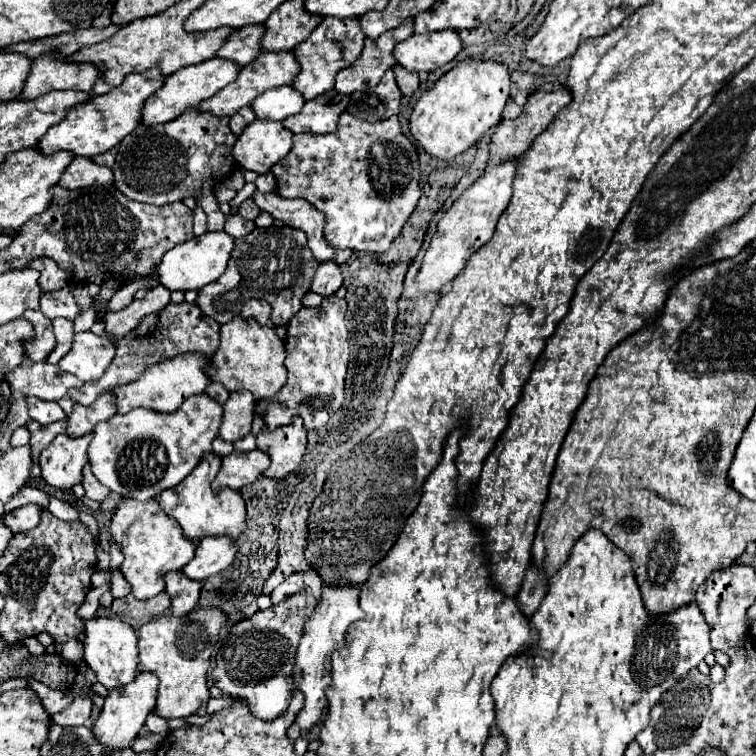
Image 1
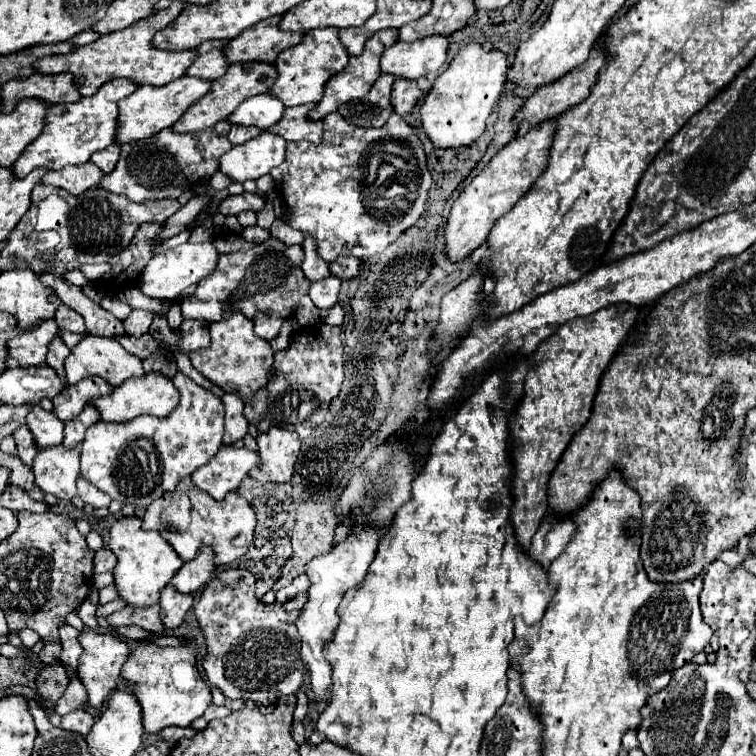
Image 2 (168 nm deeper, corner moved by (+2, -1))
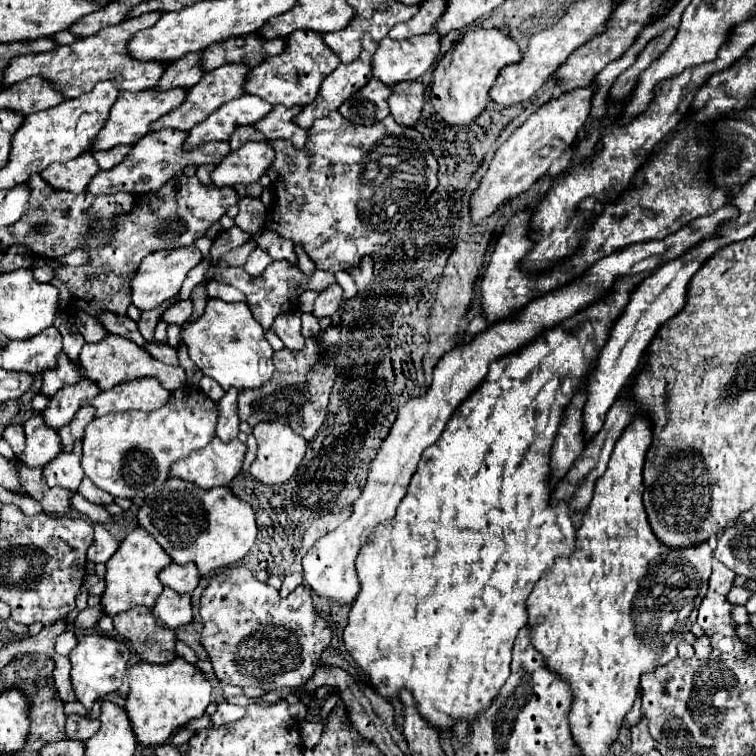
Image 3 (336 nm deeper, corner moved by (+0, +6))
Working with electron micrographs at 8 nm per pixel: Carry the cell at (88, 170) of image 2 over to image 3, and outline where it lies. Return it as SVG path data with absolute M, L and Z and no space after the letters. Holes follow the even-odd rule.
M87 152L71 162L47 166L47 170L43 170L41 178L55 190L67 190L67 192L81 194L81 192L85 192L89 180L97 172L99 172L99 166L95 164L93 154Z

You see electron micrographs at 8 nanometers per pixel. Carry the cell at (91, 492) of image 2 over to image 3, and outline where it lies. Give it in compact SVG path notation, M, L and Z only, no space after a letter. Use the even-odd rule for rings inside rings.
M83 478L83 482L81 482L81 486L79 486L77 492L79 492L83 498L87 498L89 502L93 502L93 504L107 506L107 504L113 504L113 502L115 502L115 498L113 498L111 494L107 494L107 492L101 490L101 488L97 488L89 478Z

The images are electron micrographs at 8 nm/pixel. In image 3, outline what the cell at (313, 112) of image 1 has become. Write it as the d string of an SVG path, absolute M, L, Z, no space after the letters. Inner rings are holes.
M275 106L271 110L271 114L267 114L267 118L261 118L253 126L259 132L263 132L267 136L267 140L283 138L283 140L289 140L295 148L303 148L303 144L307 142L307 130L293 124L293 116L299 112L301 112L299 106L293 106L293 108Z

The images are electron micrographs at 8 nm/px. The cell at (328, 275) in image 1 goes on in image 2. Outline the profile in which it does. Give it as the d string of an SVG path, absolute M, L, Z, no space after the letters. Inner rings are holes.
M325 277L321 281L313 281L309 287L309 297L319 309L329 309L337 303L337 293L339 293L341 279L339 277Z

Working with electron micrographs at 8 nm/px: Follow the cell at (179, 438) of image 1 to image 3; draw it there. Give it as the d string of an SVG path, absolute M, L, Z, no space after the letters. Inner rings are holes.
M191 386L171 392L165 406L155 412L117 412L89 422L83 436L81 468L95 486L115 498L145 498L169 478L169 466L211 442L217 424L217 404Z

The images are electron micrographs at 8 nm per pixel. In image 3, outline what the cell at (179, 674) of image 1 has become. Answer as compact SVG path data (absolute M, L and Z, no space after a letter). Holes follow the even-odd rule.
M177 656L167 666L151 666L147 662L139 662L129 668L129 696L125 704L127 718L131 722L131 730L141 746L159 746L169 742L173 732L185 726L189 720L201 718L211 704L211 684L205 676Z

